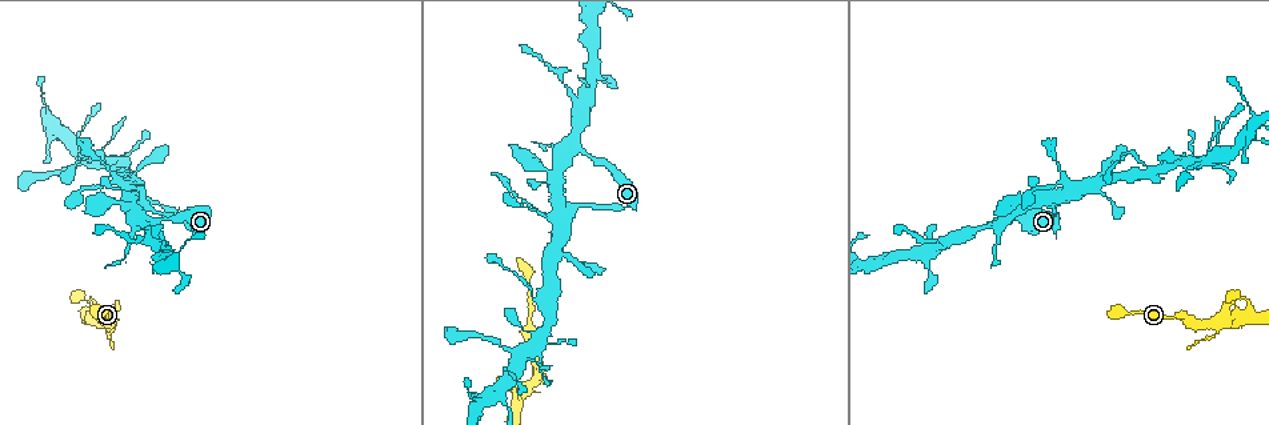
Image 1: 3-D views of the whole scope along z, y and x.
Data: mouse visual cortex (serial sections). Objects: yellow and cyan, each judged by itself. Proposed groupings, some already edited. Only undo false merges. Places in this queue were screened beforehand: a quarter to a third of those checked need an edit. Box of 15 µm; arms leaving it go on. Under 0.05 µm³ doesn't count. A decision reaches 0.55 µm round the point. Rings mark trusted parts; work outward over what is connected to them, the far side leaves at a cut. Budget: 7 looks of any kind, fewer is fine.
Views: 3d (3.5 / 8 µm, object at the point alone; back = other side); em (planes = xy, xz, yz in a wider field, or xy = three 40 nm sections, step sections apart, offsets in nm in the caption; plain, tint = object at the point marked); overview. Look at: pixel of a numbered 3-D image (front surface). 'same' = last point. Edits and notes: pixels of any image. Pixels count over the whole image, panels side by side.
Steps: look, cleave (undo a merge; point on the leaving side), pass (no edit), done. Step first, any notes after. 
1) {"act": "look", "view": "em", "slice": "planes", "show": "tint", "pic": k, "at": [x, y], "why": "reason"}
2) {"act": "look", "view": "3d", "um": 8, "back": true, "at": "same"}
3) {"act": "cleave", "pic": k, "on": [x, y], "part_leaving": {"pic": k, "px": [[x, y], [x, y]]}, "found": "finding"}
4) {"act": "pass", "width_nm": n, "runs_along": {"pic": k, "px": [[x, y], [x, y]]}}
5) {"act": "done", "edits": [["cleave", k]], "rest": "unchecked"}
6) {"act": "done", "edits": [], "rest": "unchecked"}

{"act": "look", "view": "3d", "um": 3.5, "pic": 1, "at": [148, 222]}

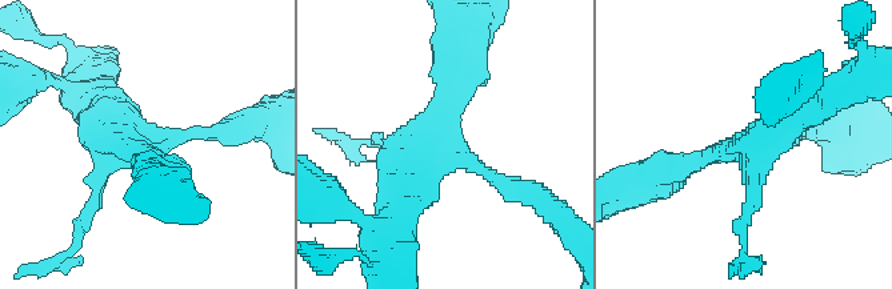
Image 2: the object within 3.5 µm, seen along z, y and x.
{"act": "look", "view": "em", "slice": "xy", "step": 5, "show": "tint", "pic": 2, "at": [443, 158]}

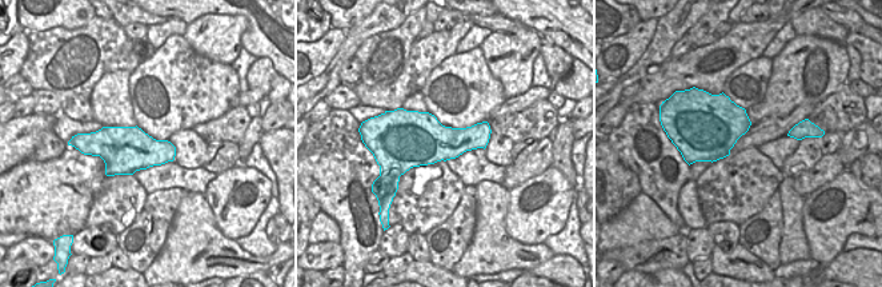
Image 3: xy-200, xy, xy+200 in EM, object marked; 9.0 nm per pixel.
{"act": "pass", "runs_along": {"pic": 2, "px": [[227, 131], [124, 143], [100, 107]]}, "found": "all the same cell"}

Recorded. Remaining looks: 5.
{"act": "look", "view": "3d", "um": 3.5, "pic": 1, "at": [560, 215], "why": "thin arm on a thick one"}

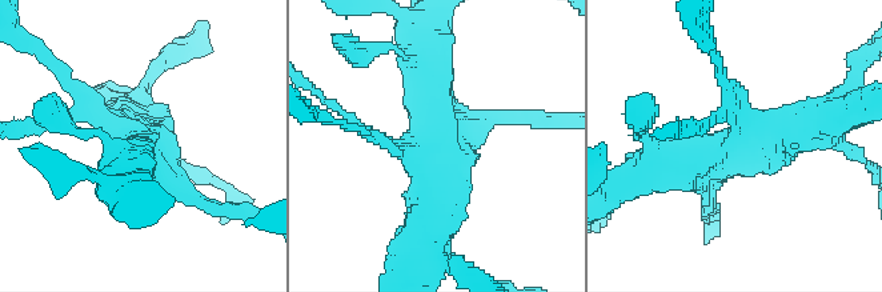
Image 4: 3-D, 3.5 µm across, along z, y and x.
{"act": "look", "view": "em", "slice": "xy", "step": 5, "show": "tint", "pic": 4, "at": [740, 142], "arms": 4, "arm_widths_nm": [150, 150, 500, 500]}

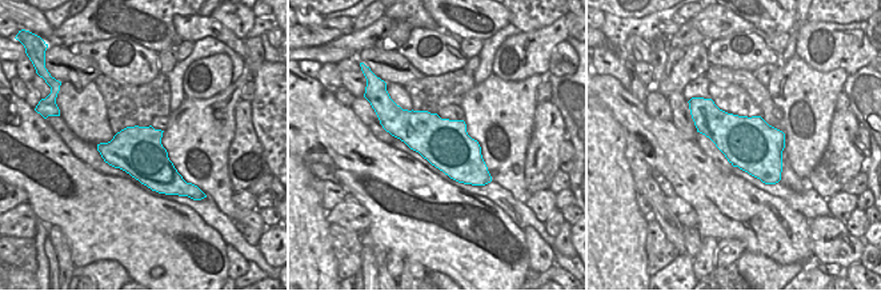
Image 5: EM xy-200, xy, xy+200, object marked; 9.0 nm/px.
{"act": "pass", "runs_along": {"pic": 4, "px": [[661, 167], [821, 122]]}, "found": "continuous, no second cell"}

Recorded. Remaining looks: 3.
{"act": "look", "view": "3d", "um": 3.5, "pic": 1, "at": [1187, 162], "why": "sharp bend"}

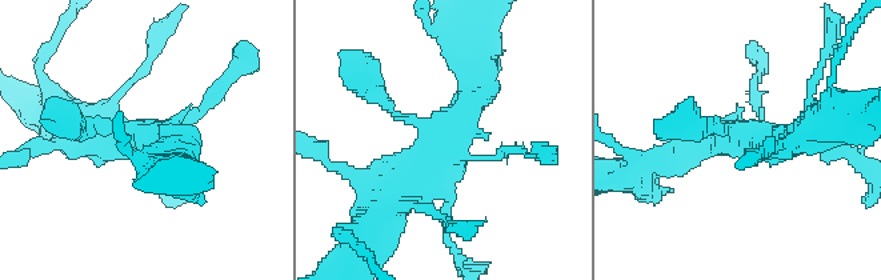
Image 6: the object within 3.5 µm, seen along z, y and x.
{"act": "look", "view": "em", "slice": "xy", "step": 3, "show": "tint", "pic": 6, "at": [449, 131], "why": "now the EM"}

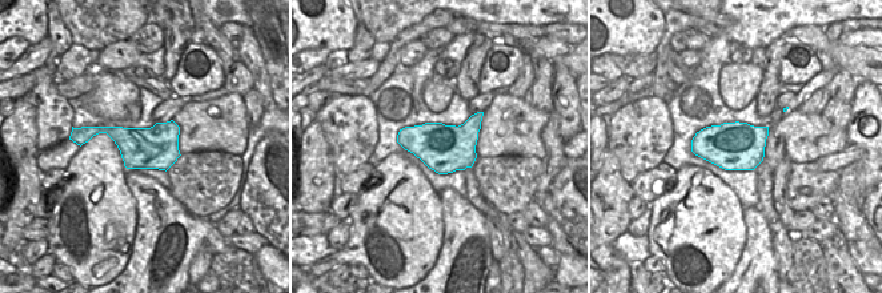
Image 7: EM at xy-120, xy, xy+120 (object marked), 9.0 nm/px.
{"act": "pass", "runs_along": {"pic": 6, "px": [[476, 58], [460, 126], [389, 198]]}, "found": "continuous, no second cell"}

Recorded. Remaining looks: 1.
{"act": "done", "edits": [], "rest": "unchecked"}

